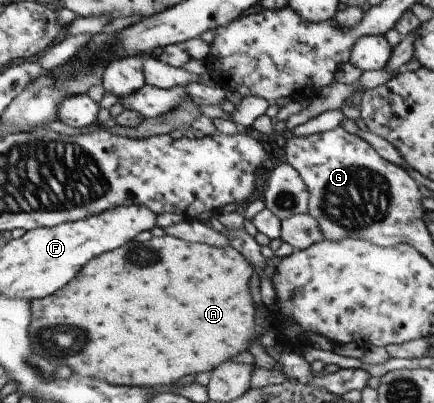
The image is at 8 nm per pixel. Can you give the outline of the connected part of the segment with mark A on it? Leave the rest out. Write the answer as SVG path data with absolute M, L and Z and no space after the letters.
M164 236L164 237L155 237L151 241L145 241L149 245L143 245L143 247L149 247L149 265L143 261L141 265L133 265L133 243L126 243L121 247L113 251L105 252L99 257L93 258L80 272L77 278L75 278L71 283L68 283L65 287L62 287L54 293L53 295L48 295L47 297L36 299L31 302L31 325L29 327L29 335L31 335L31 343L33 343L33 351L37 351L39 355L43 355L45 359L49 359L51 363L54 363L56 366L67 365L73 373L81 375L81 377L93 377L93 379L101 379L101 381L106 381L111 385L116 386L139 386L139 387L160 387L167 386L177 383L179 379L187 377L187 375L197 375L197 373L207 373L207 371L212 371L216 367L221 366L223 363L228 362L229 359L235 359L237 355L241 355L243 351L247 351L255 341L257 341L257 305L253 301L253 293L251 293L251 279L255 275L255 267L243 257L243 253L239 253L237 249L233 246L231 247L213 247L212 245L207 245L206 243L191 243L190 241L185 241L184 239L175 237L175 236Z

